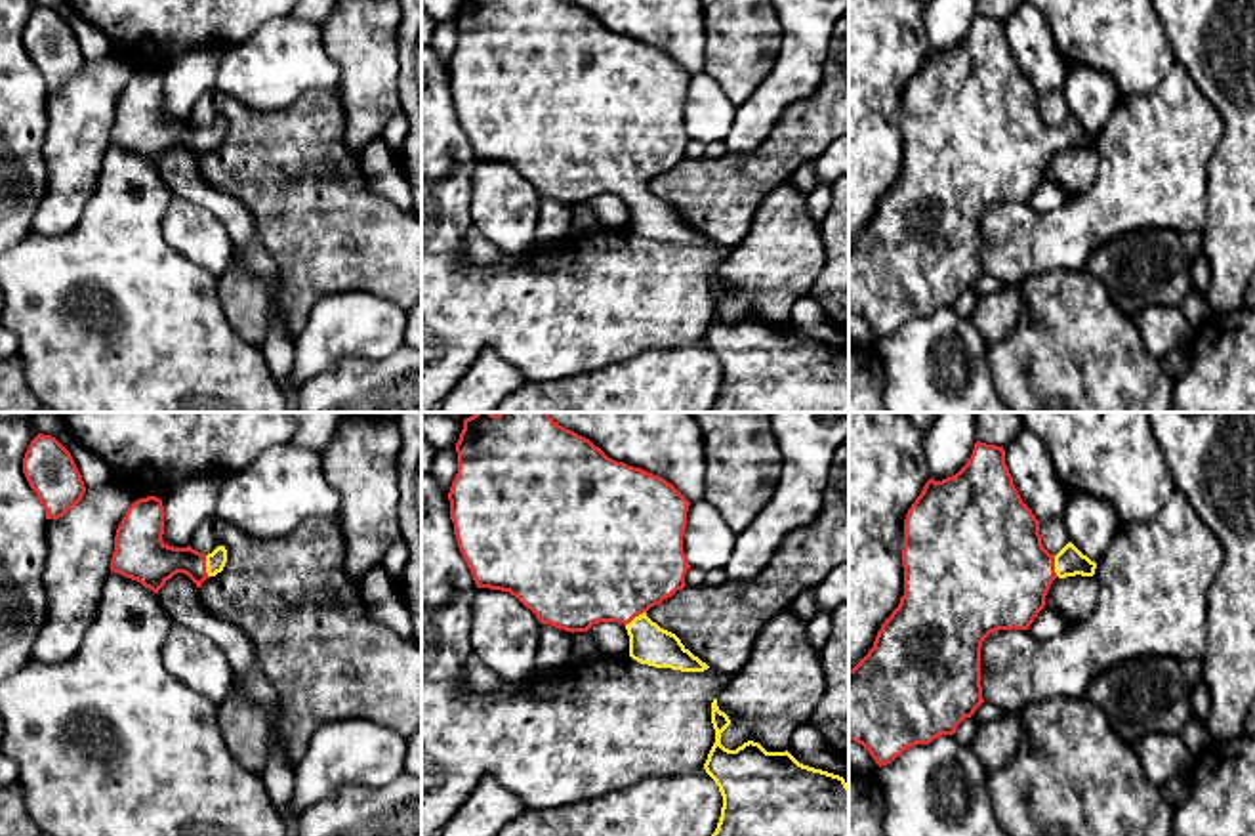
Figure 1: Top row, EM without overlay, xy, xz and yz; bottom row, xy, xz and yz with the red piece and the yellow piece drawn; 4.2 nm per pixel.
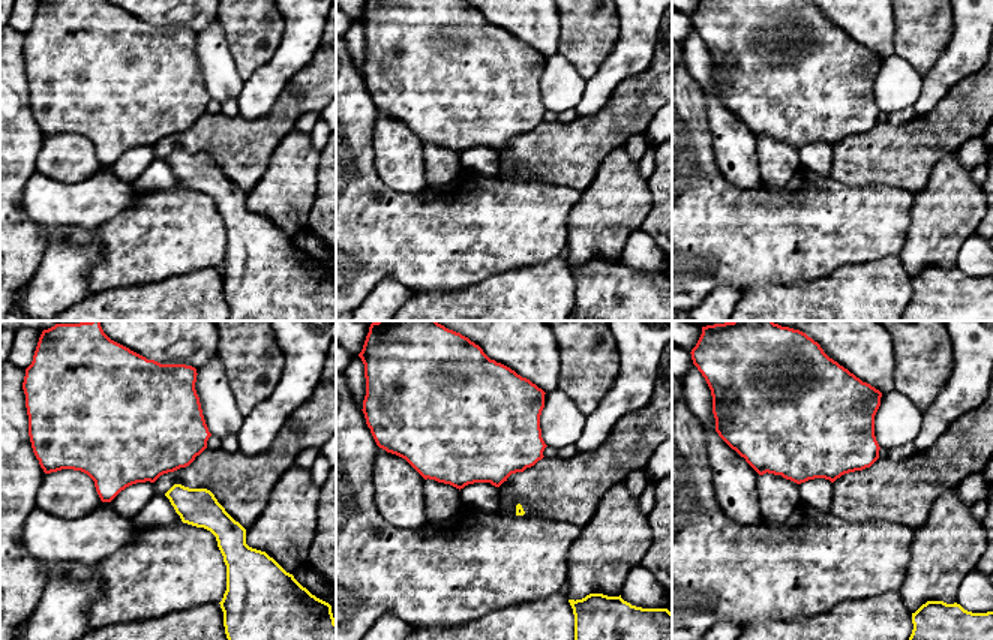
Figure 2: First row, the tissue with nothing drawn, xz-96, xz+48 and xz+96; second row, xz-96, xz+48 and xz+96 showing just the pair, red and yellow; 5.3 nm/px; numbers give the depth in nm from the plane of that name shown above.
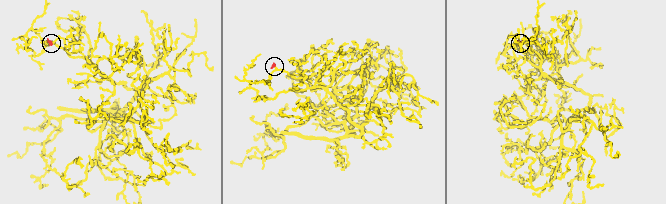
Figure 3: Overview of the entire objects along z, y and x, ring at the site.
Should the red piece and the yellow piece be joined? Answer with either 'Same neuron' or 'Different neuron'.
Same neuron

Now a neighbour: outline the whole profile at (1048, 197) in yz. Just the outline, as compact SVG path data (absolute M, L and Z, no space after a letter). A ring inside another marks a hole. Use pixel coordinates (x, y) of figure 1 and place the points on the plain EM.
M1043 179L1034 191L1034 195L1030 197L1028 204L1036 212L1047 214L1047 212L1059 210L1068 199L1070 197L1060 185L1049 179Z

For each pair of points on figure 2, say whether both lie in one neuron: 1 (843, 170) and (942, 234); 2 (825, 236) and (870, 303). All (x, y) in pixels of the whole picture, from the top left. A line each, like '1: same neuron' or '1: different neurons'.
1: different neurons
2: different neurons

